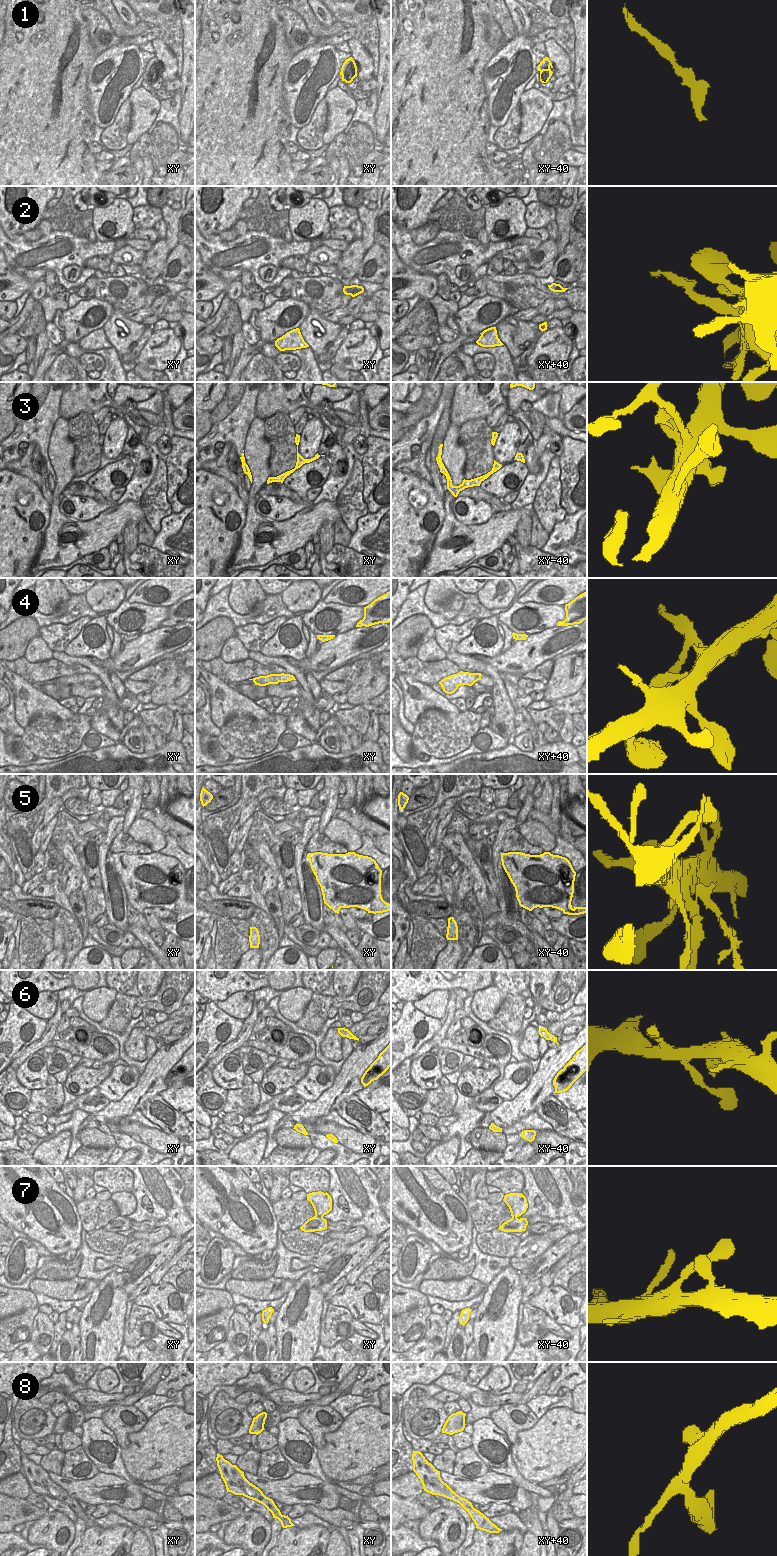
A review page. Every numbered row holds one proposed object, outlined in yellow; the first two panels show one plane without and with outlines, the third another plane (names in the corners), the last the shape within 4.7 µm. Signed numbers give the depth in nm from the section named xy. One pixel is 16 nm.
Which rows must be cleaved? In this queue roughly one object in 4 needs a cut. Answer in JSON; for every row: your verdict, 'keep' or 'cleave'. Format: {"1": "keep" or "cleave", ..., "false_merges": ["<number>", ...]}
{"1": "keep", "2": "keep", "3": "cleave", "4": "cleave", "5": "cleave", "6": "keep", "7": "keep", "8": "keep", "false_merges": ["3", "4", "5"]}

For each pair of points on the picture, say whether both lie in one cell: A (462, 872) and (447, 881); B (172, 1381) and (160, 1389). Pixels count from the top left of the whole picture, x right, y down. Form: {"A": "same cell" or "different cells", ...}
{"A": "different cells", "B": "same cell"}

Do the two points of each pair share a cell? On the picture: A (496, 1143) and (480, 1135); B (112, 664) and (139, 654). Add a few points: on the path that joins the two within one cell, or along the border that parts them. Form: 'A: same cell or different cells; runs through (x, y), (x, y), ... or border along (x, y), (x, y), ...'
A: same cell; runs through (492, 1141), (484, 1139)
B: same cell; runs through (119, 663), (132, 656)

